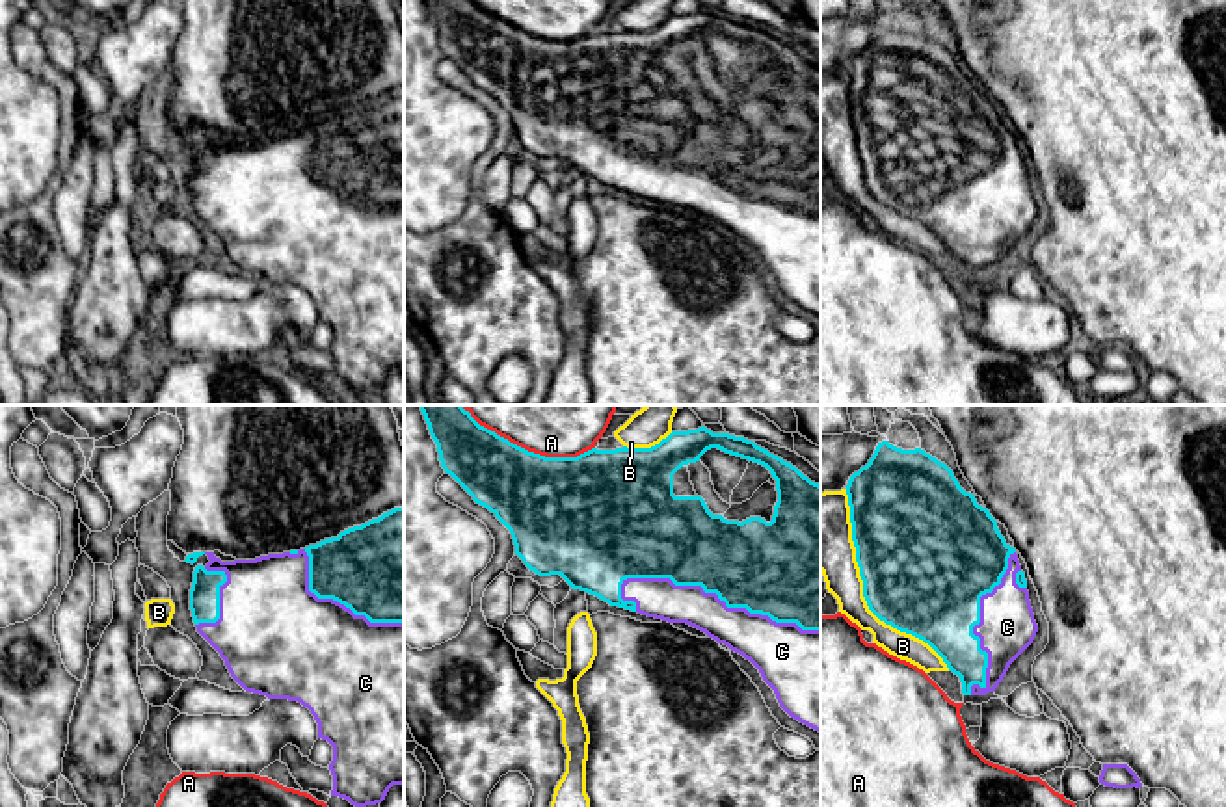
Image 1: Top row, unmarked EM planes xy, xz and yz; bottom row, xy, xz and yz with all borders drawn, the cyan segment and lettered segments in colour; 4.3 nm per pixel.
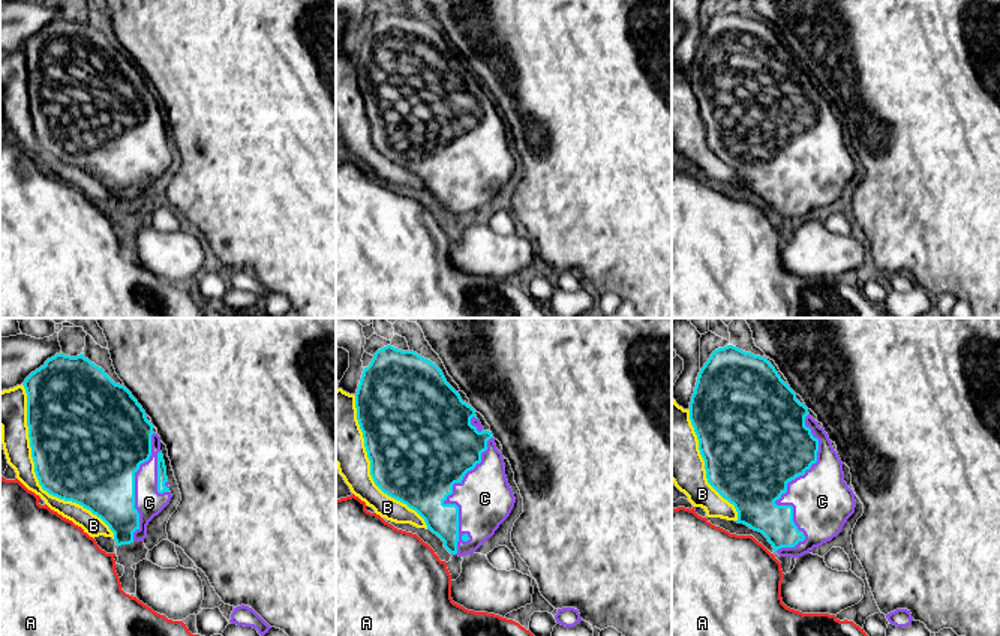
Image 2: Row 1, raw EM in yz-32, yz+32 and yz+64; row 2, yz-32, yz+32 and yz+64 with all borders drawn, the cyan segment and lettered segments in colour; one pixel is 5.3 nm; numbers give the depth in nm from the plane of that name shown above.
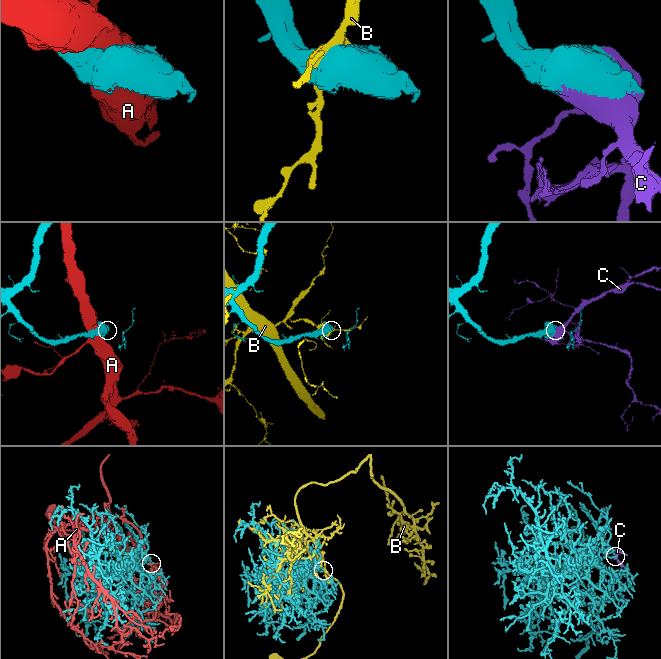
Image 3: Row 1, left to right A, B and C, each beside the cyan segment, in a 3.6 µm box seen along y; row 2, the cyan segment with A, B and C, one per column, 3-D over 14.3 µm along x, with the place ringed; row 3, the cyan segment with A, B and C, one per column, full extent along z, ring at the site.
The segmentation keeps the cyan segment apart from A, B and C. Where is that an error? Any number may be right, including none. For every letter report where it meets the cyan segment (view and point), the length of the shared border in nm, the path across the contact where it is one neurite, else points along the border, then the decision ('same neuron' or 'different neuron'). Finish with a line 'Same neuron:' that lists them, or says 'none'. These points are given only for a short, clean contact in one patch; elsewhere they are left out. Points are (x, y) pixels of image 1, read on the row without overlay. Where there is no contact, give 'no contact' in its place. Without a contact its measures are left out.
A: xz (533, 36) | 550 nm | different neuron
B: yz (864, 175) | 900 nm | different neuron
C: xz (720, 183) | 900 nm | same neuron
Same neuron: C

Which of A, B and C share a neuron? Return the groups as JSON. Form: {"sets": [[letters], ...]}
{"sets": [["A"], ["B"], ["C"]]}

